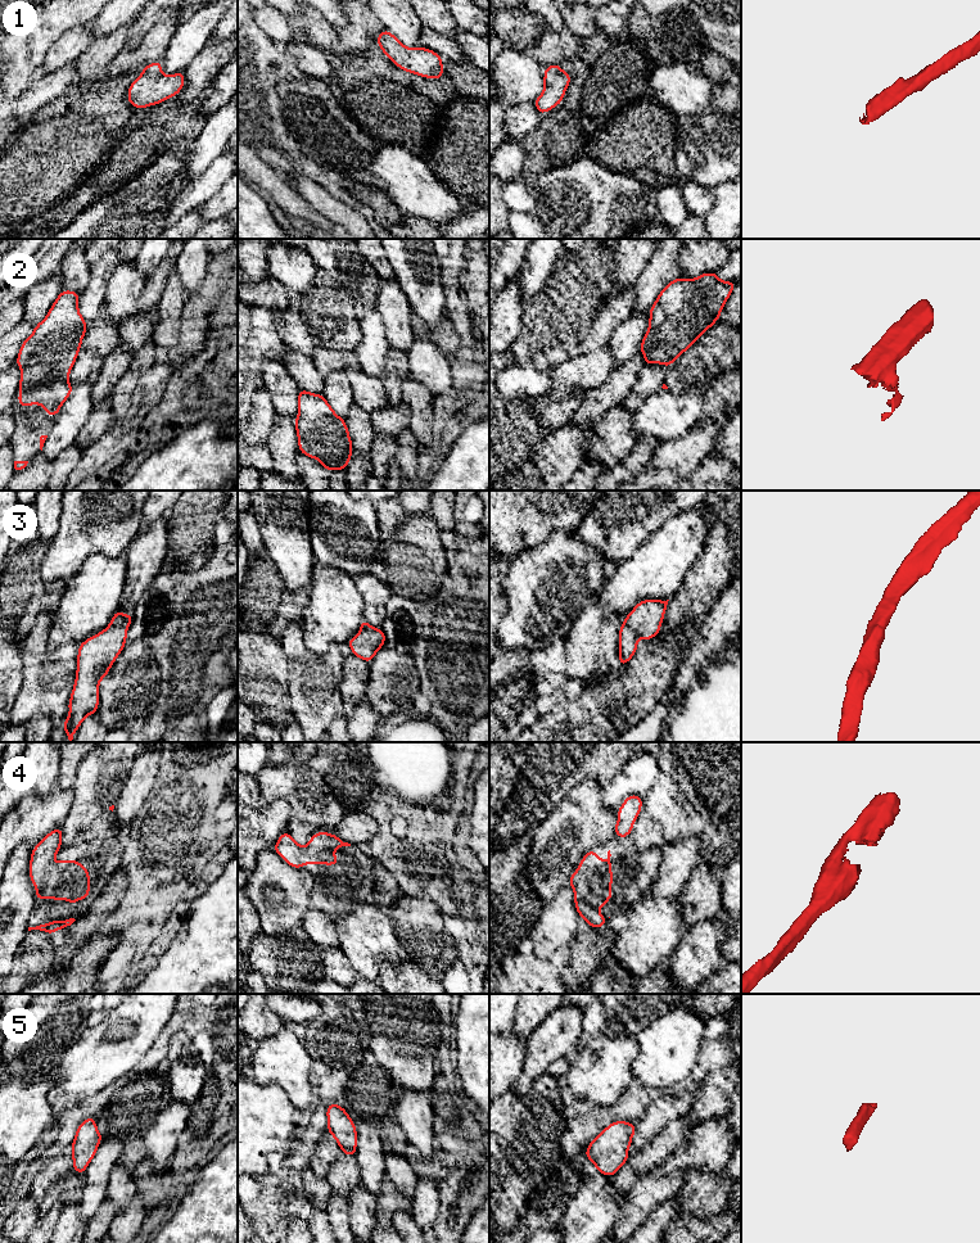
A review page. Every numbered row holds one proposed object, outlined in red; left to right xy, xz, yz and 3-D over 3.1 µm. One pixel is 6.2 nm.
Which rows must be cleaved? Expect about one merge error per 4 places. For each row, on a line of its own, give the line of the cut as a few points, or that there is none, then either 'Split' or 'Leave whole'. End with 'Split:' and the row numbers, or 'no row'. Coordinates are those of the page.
1: No split. Leave whole
2: No split. Leave whole
3: No split. Leave whole
4: No split. Leave whole
5: No split. Leave whole
Split: no row

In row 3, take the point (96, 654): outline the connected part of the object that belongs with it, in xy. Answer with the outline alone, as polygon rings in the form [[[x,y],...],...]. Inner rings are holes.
[[[117,610],[110,624],[78,646],[76,681],[68,701],[69,714],[63,723],[69,742],[87,715],[96,714],[99,684],[125,648],[132,614]]]

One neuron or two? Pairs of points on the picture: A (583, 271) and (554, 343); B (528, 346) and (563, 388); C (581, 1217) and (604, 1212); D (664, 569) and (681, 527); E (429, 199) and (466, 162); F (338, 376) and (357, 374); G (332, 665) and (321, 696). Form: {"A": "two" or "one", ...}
{"A": "one", "B": "two", "C": "one", "D": "one", "E": "two", "F": "two", "G": "one"}

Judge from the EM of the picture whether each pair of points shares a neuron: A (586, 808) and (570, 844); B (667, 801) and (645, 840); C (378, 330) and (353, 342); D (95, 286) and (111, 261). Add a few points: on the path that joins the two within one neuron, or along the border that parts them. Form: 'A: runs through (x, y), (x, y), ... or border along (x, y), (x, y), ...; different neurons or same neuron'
A: runs through (581, 817), (570, 827), (570, 835); same neuron
B: runs through (665, 810), (665, 817), (651, 831); same neuron
C: border along (360, 317), (361, 340), (353, 351); different neurons
D: runs through (98, 280), (104, 267); same neuron

